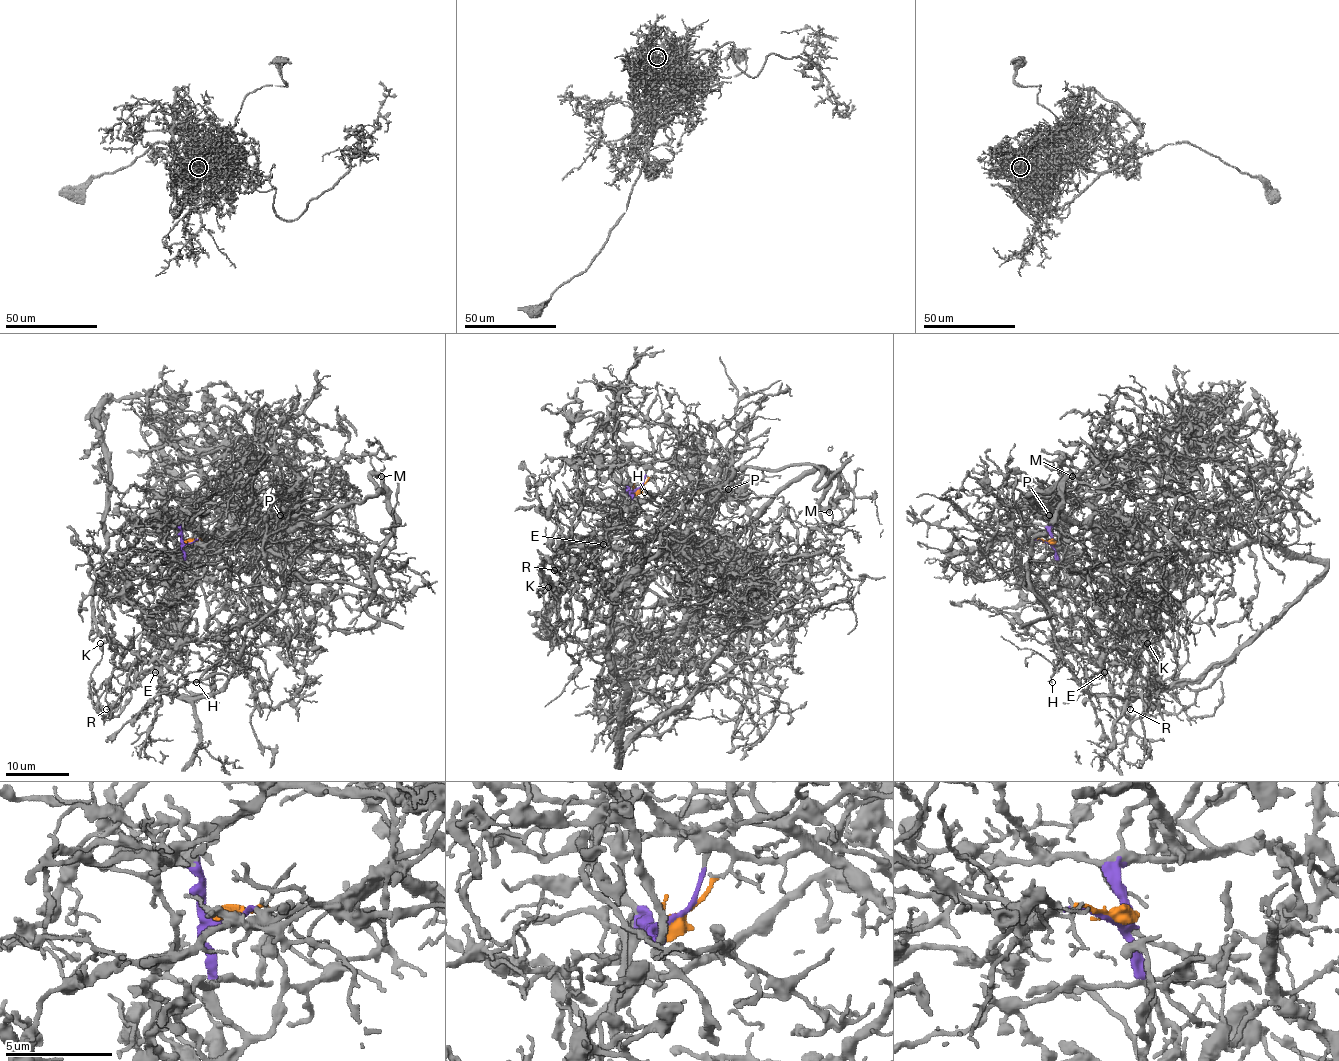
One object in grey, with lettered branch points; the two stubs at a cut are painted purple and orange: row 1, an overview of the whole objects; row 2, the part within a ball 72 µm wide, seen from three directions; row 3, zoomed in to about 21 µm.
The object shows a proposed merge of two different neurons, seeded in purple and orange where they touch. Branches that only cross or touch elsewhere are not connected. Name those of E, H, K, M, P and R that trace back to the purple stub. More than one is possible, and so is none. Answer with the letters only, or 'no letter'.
E, K

